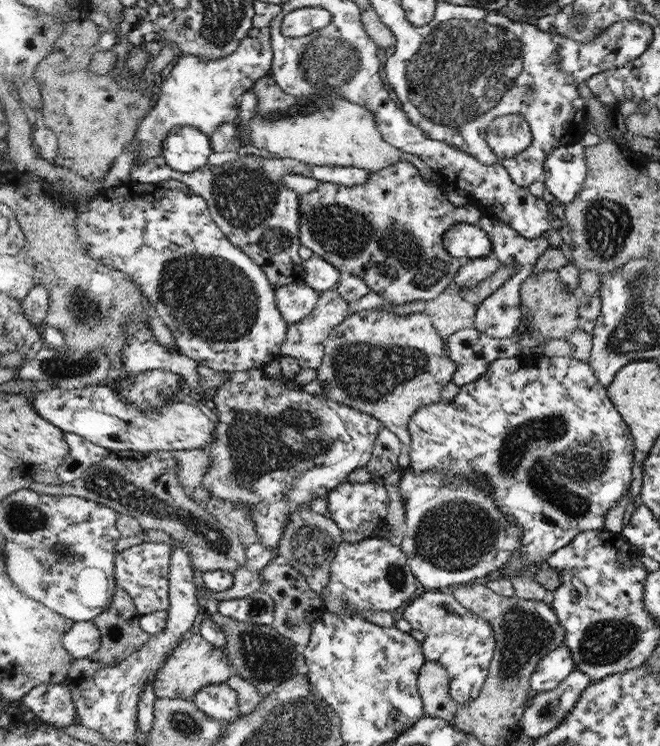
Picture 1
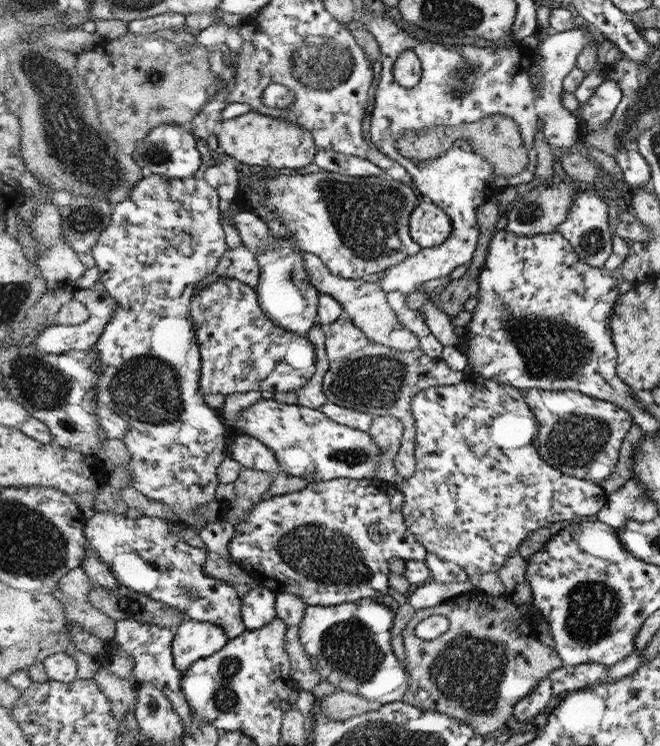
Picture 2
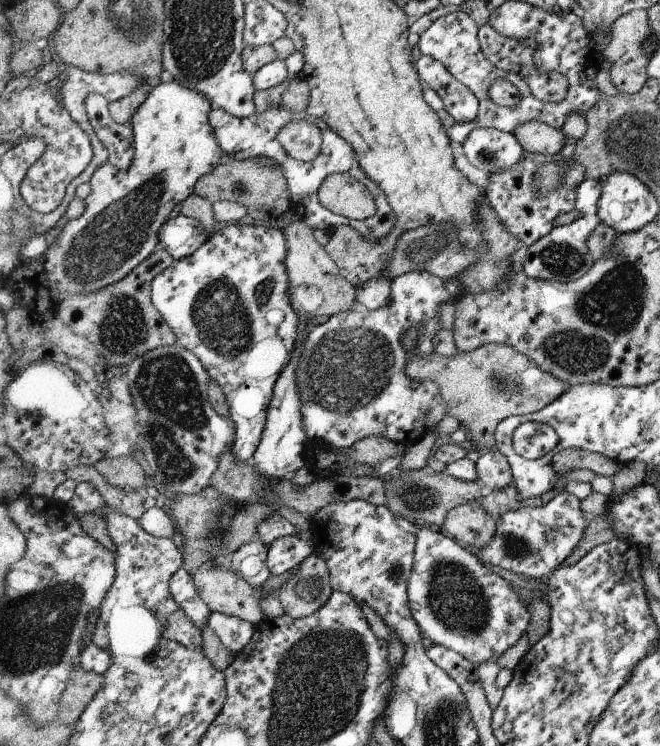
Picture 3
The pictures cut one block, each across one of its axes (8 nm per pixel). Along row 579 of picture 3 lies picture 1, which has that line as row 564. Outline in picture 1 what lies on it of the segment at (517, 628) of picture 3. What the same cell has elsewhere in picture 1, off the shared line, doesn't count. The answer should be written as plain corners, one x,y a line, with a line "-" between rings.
407,467
401,474
398,489
404,497
404,536
399,548
408,559
408,565
427,591
447,589
448,586
464,586
464,582
476,582
476,578
485,578
492,572
502,569
514,552
523,545
524,528
508,517
496,505
495,497
484,484
472,484
466,480
454,480
446,472
414,472

